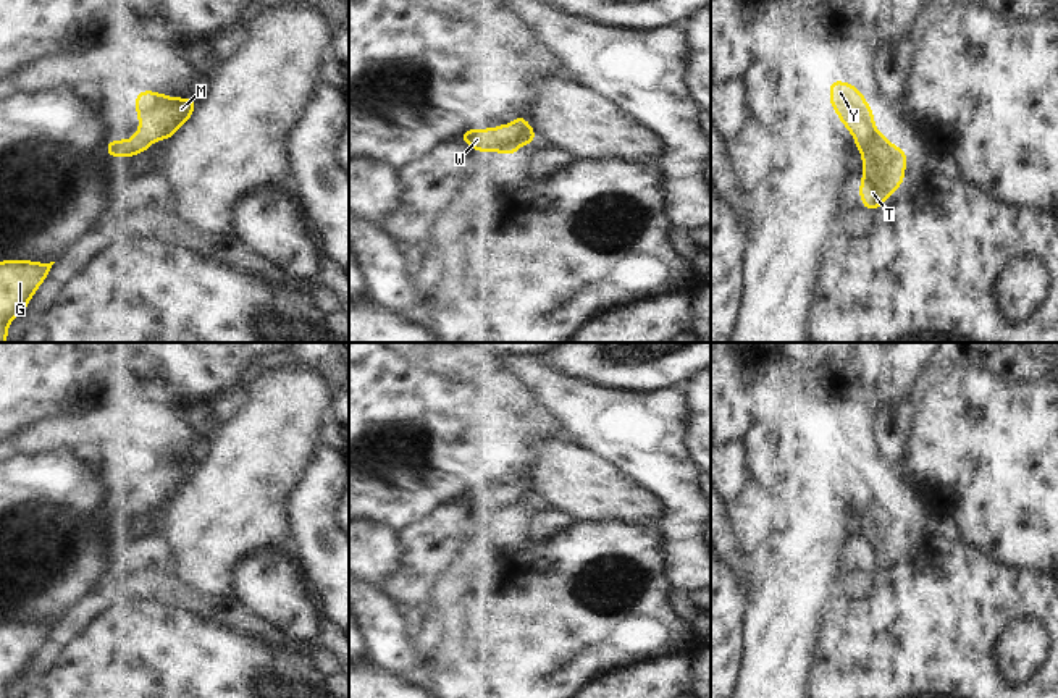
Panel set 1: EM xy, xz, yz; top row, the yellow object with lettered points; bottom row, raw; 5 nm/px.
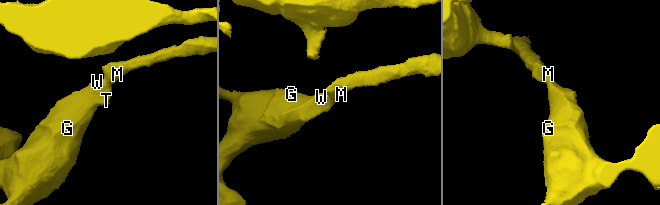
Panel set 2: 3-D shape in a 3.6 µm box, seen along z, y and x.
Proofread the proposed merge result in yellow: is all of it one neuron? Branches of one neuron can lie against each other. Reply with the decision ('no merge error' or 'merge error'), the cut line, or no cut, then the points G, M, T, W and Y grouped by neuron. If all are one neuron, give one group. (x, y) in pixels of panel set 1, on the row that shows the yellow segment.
no merge error | no cut | G M T W Y

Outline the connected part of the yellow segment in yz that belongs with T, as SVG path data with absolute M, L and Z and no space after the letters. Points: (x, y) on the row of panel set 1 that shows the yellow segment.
M830 81L830 105L854 136L854 142L863 153L861 204L867 210L875 210L905 179L908 153L888 142L874 128L872 110L851 84Z

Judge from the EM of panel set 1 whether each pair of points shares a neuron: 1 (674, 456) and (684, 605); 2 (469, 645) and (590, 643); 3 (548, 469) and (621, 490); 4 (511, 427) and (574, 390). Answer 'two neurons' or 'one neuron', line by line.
1: two neurons
2: one neuron
3: one neuron
4: two neurons

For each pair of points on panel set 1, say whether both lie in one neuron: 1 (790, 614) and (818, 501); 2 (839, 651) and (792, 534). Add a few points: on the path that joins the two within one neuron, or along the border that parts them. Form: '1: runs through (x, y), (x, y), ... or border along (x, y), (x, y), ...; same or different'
1: border along (774, 519), (839, 546); different
2: border along (847, 584), (827, 606), (814, 651); different

